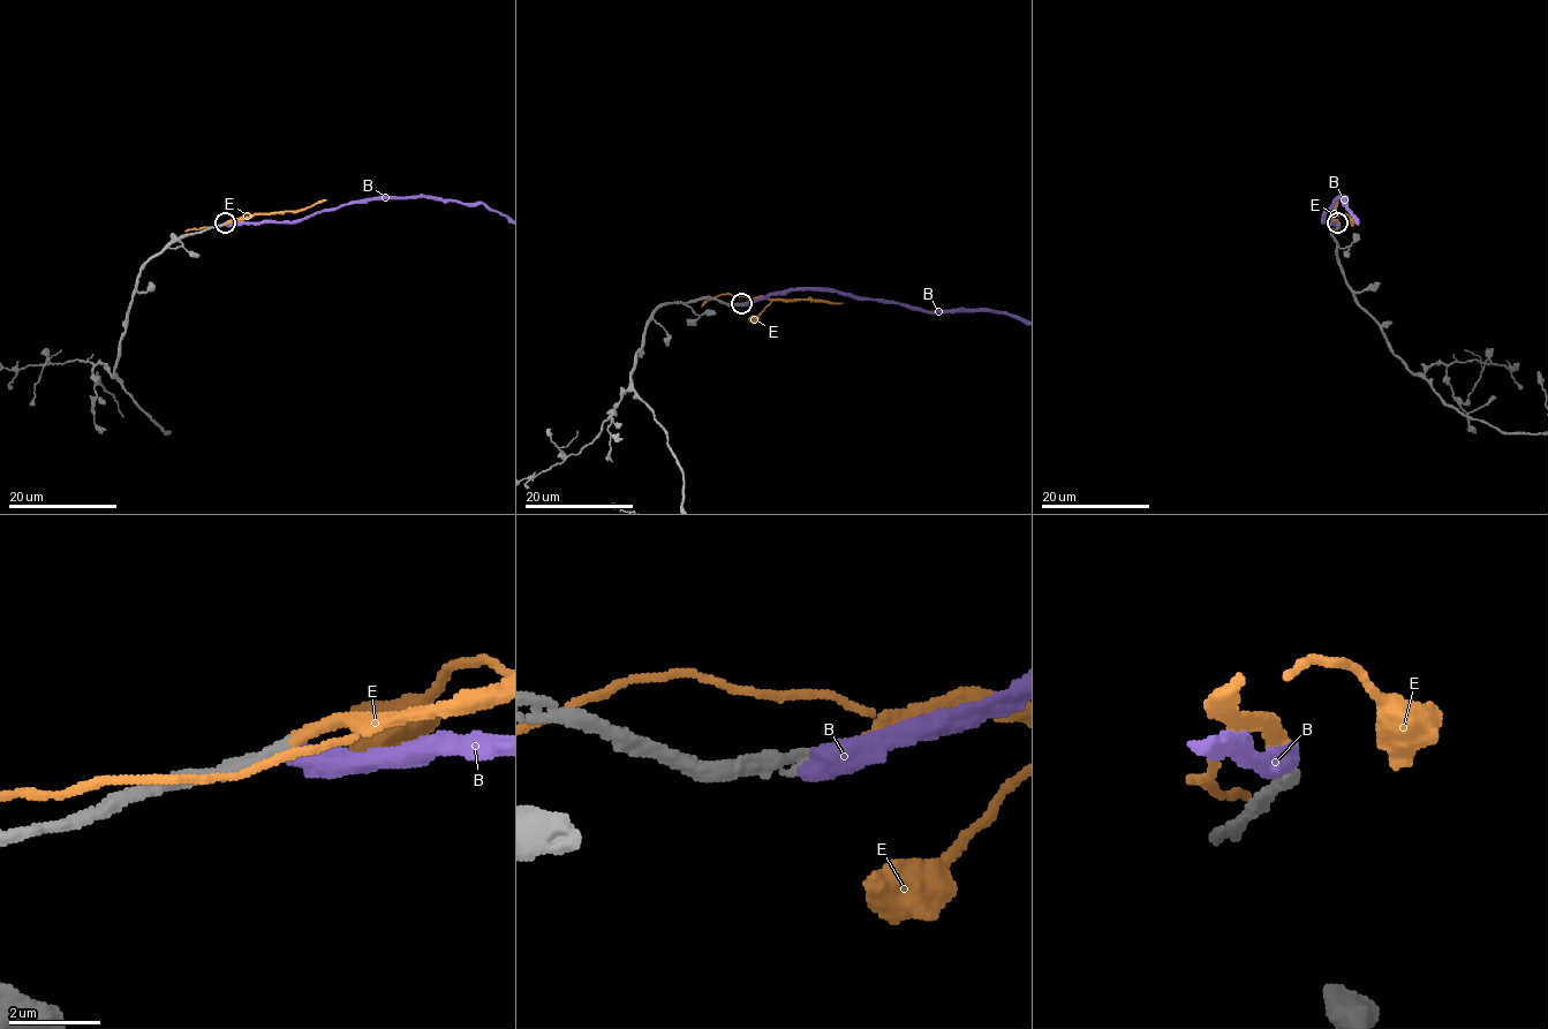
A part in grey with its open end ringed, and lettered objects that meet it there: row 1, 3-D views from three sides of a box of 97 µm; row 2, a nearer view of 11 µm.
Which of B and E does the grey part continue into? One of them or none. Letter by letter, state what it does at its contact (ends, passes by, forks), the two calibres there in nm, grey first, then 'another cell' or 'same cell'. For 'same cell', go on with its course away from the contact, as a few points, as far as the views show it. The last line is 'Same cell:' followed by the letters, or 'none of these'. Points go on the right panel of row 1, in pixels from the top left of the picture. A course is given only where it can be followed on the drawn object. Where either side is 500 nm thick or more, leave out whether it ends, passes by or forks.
B: calibres 300 and 550 nm; another cell
E: it ends; calibres 300 and 320 nm; same cell; course (1337, 222), (1333, 218), (1336, 199)
Same cell: E

